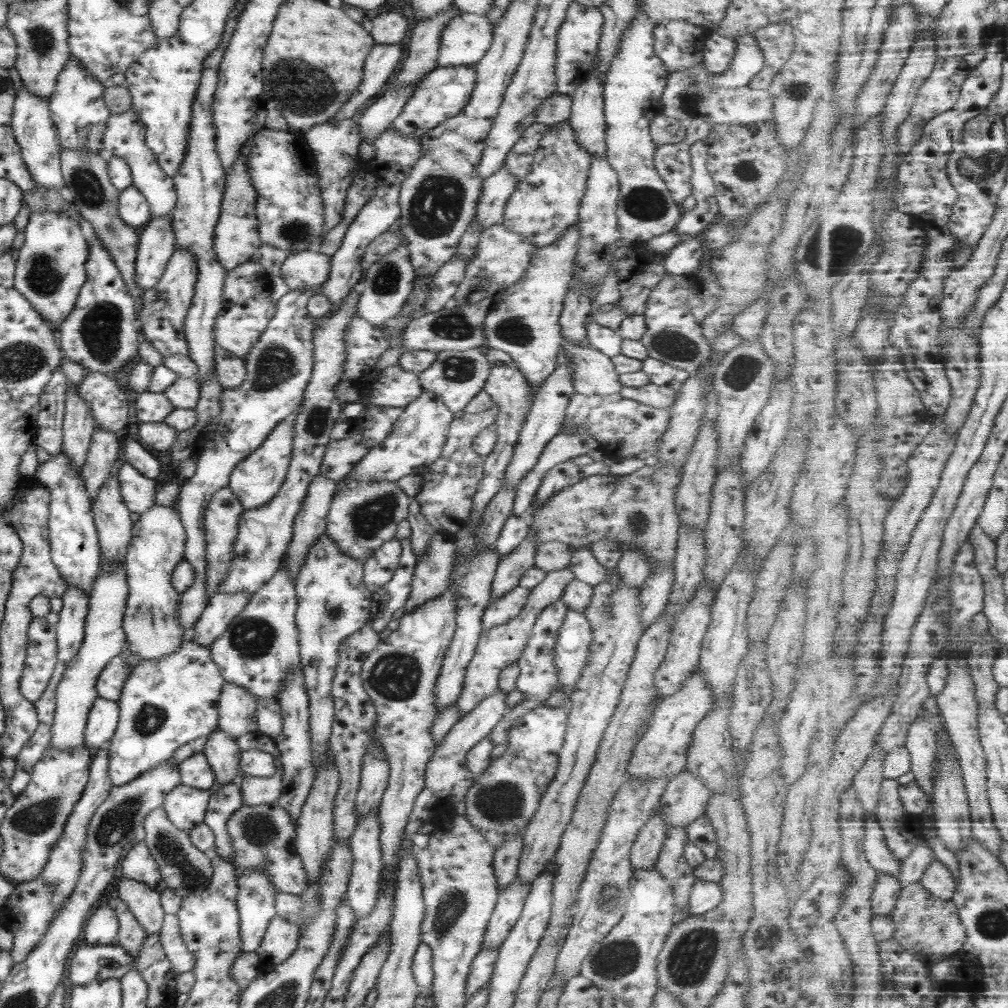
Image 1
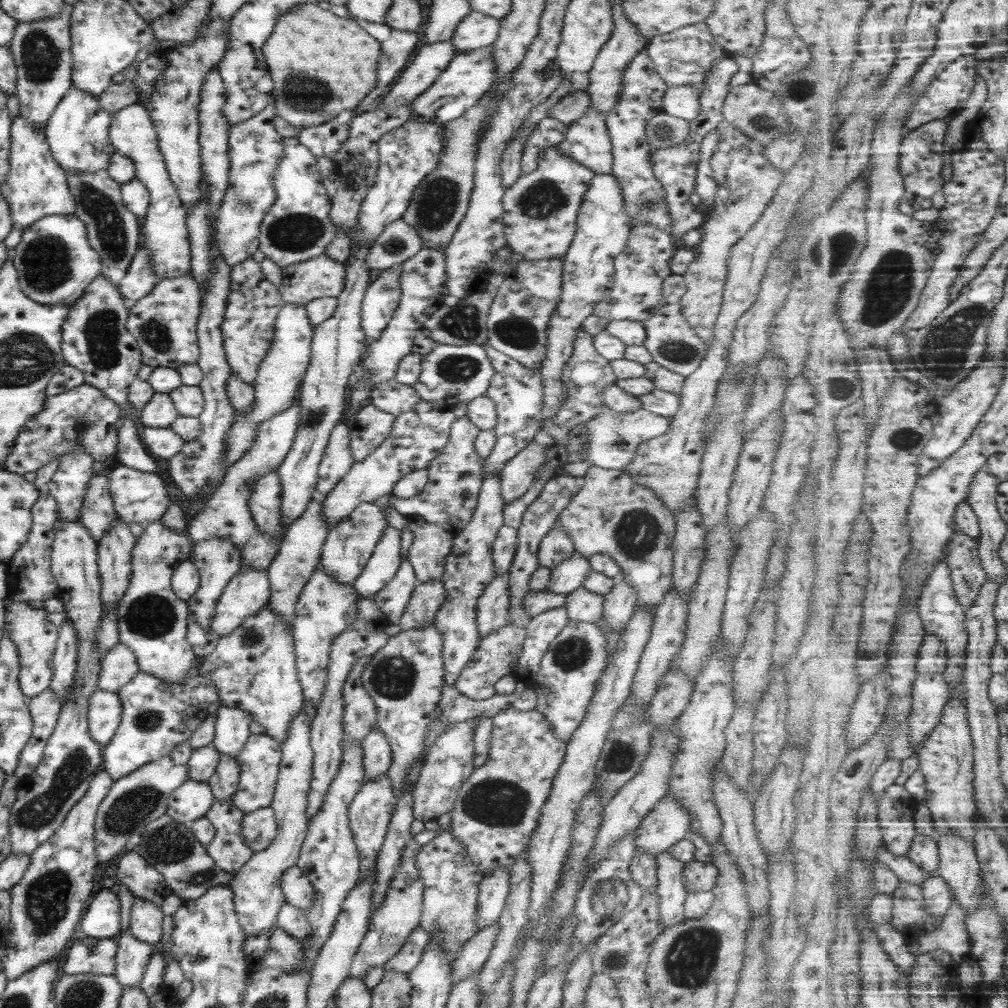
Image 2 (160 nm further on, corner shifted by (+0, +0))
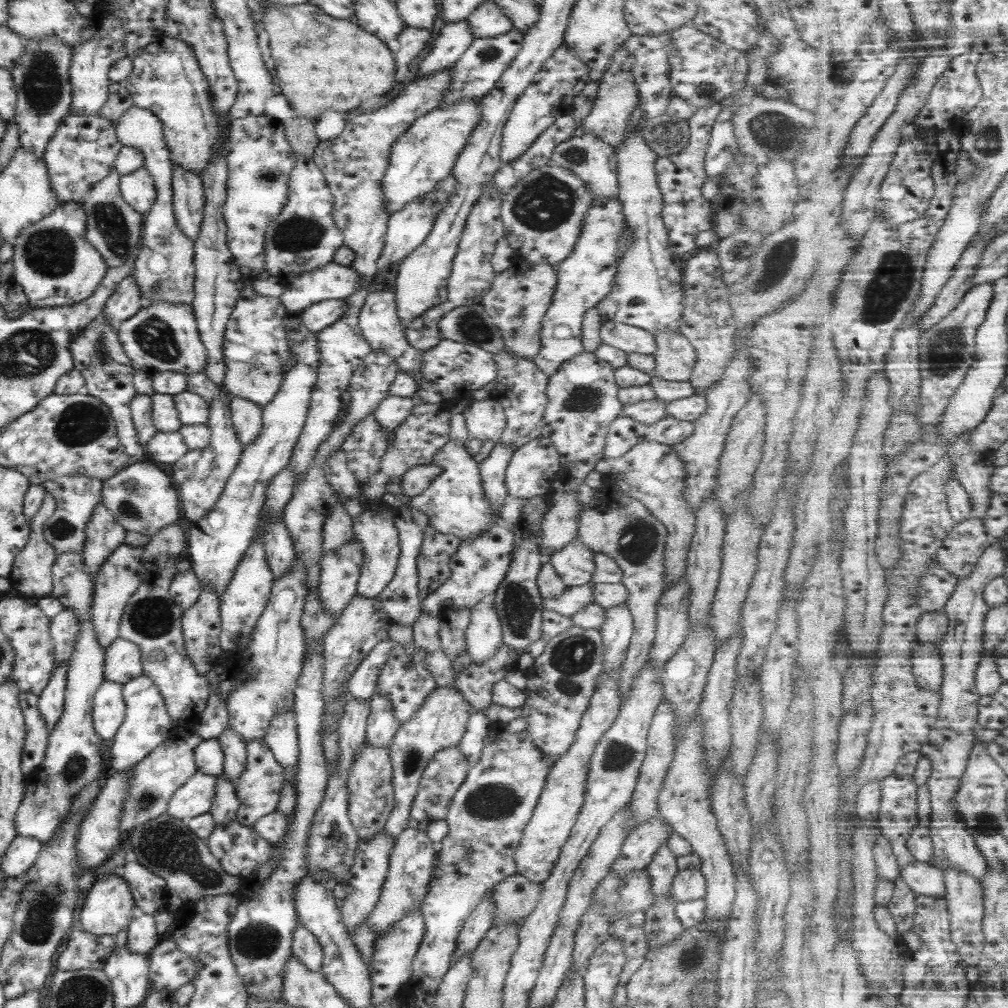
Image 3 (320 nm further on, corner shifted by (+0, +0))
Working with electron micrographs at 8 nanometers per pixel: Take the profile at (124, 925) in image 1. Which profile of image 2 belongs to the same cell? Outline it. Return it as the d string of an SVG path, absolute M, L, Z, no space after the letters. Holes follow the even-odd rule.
M126 928L119 932L116 953L113 957L112 975L123 986L138 986L142 981L145 965L153 951L152 945L139 942Z

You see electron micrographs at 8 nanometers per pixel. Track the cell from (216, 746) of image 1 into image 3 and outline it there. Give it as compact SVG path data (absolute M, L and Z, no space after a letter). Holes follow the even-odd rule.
M223 775L217 776L213 802L208 811L214 825L227 825L229 821L233 821L238 807L234 782L227 781Z

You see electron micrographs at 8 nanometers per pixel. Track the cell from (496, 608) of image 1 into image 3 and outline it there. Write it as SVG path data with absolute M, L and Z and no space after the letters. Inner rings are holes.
M592 583L581 586L565 587L565 590L555 598L543 598L543 608L570 618L579 609L587 606L593 600Z

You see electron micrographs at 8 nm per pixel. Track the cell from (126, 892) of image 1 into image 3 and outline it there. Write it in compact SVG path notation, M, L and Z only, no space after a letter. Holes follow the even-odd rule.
M135 912L126 926L125 947L133 954L147 954L162 936L155 931L153 916Z

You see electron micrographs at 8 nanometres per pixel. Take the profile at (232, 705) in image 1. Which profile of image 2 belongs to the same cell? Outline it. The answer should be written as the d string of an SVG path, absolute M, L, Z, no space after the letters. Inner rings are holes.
M219 706L215 714L212 745L217 752L235 758L251 734L248 727L251 715L230 706Z

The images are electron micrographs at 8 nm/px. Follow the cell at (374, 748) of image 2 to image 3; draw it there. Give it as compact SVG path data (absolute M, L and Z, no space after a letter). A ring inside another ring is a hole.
M375 690L370 696L369 714L366 718L365 742L374 747L387 747L398 729L389 699Z

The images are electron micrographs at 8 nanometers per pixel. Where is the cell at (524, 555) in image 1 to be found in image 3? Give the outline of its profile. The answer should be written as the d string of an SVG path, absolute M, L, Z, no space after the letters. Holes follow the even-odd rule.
M484 598L470 608L469 624L464 632L465 649L473 662L487 662L502 644L501 629L494 604Z

